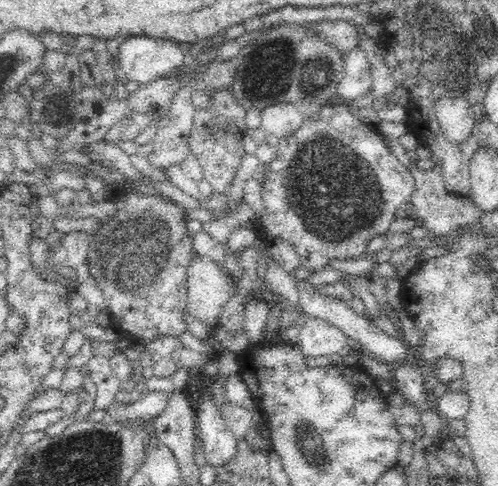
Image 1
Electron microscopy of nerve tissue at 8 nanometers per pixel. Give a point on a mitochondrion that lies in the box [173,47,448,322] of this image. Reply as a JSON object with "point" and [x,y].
{"point":[332,189]}

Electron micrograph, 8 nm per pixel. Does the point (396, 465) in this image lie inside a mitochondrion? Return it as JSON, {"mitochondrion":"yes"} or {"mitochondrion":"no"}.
{"mitochondrion":"no"}

